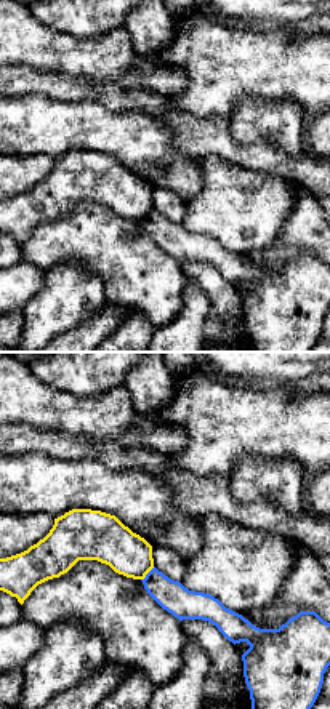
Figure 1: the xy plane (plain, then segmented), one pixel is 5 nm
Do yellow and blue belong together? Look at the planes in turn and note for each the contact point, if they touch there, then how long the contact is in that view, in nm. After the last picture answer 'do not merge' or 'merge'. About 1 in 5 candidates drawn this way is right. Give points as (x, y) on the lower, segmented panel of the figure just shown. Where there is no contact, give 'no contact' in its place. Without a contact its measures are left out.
contact (148, 572); length 100 nm

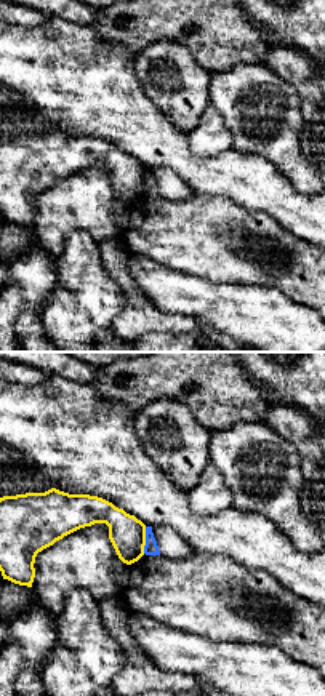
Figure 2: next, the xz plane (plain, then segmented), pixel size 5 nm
contact (144, 540); length 140 nm

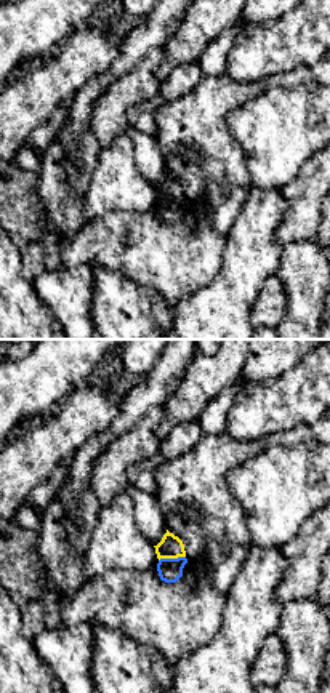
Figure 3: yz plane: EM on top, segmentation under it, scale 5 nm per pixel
contact (172, 557); length 140 nm

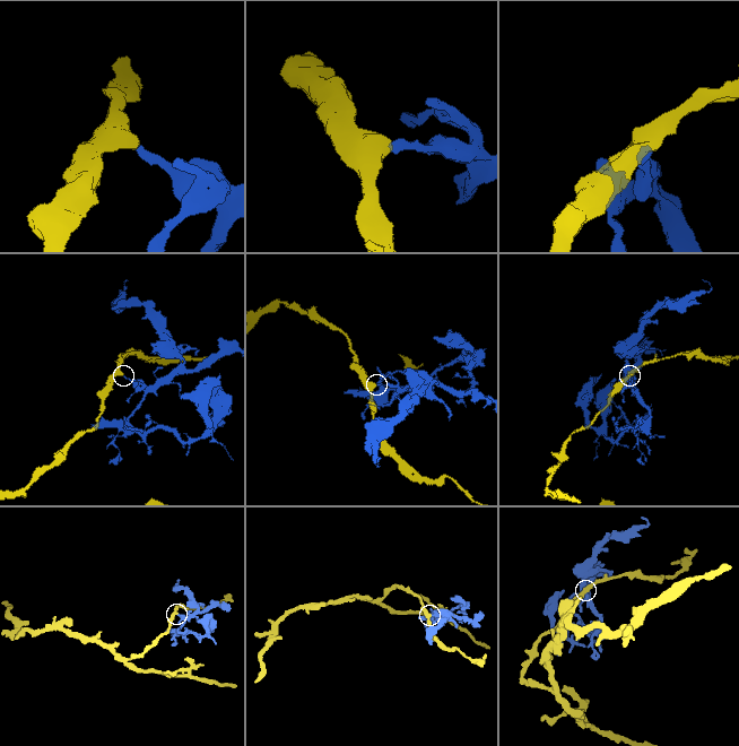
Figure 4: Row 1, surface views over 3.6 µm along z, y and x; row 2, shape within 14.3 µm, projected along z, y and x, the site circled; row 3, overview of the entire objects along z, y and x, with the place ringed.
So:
do not merge

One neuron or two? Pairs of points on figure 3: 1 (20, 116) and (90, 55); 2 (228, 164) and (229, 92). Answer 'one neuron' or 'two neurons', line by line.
1: one neuron
2: one neuron

